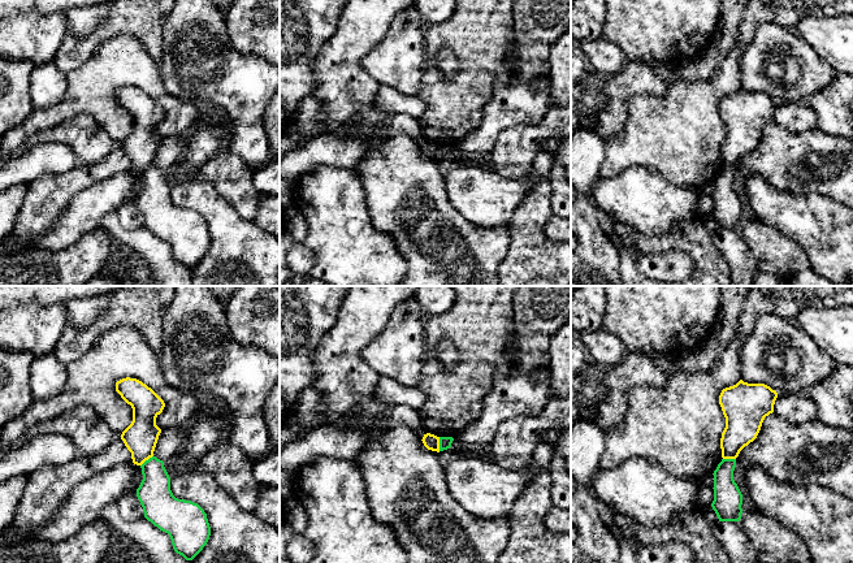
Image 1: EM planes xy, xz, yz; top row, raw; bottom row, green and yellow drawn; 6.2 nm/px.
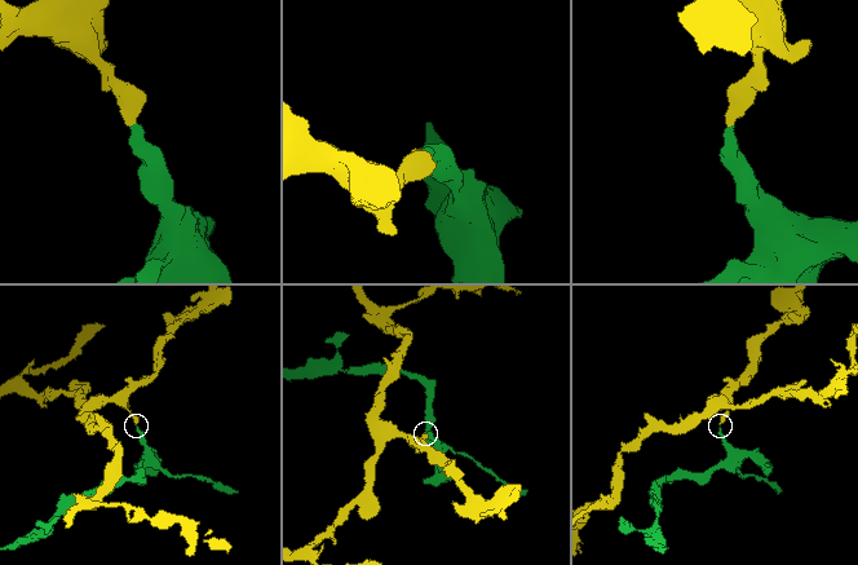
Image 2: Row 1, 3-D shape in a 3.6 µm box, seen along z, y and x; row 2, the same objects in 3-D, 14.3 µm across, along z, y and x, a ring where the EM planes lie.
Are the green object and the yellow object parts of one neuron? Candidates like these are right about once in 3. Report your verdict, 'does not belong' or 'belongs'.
does not belong

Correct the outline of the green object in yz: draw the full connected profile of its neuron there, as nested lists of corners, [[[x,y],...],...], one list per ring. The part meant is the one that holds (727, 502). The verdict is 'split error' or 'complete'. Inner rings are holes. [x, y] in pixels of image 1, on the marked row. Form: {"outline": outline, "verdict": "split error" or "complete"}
{"outline": [[[722,459],[714,471],[714,501],[711,503],[719,521],[740,521],[742,494],[733,480],[736,459]]], "verdict": "complete"}

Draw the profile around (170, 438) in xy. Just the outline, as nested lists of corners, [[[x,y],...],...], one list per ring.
[[[170,426],[161,430],[153,456],[165,462],[178,454],[178,449],[185,443],[187,426]]]

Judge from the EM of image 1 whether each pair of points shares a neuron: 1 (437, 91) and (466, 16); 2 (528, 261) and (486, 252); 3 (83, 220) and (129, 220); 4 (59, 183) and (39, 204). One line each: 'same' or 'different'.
1: same
2: different
3: different
4: same

